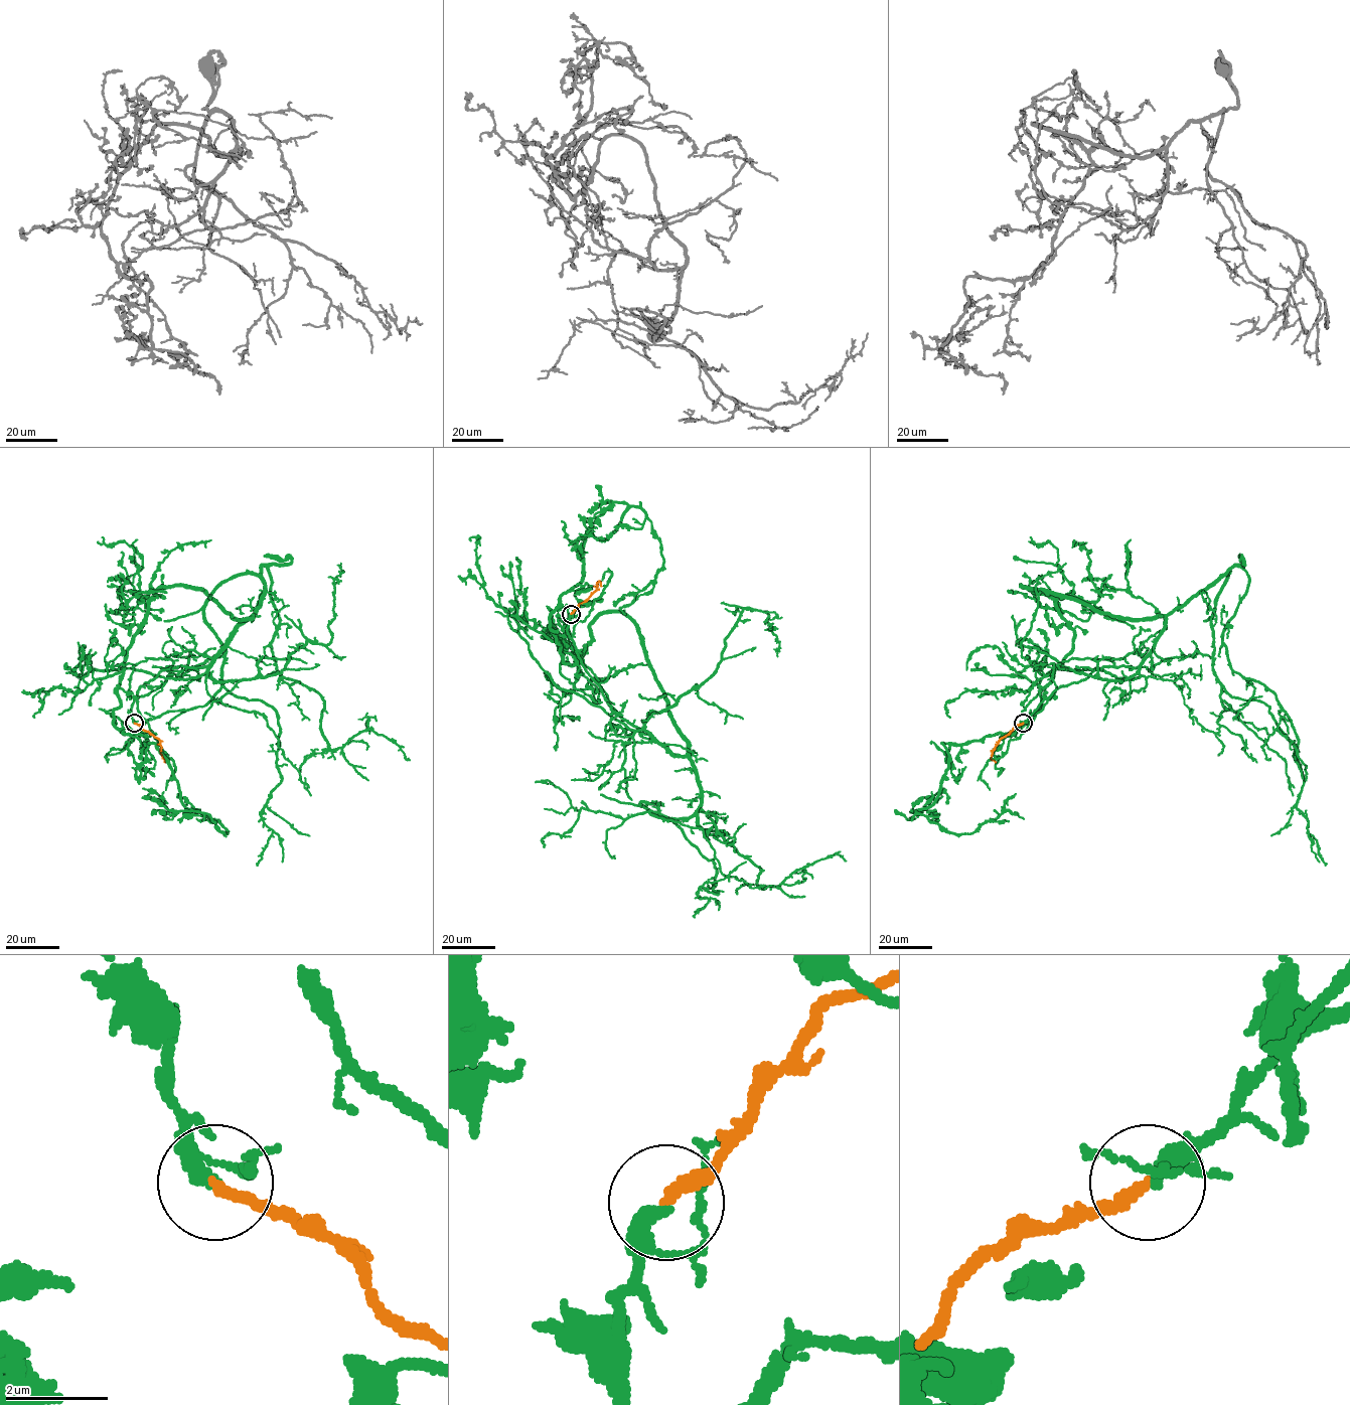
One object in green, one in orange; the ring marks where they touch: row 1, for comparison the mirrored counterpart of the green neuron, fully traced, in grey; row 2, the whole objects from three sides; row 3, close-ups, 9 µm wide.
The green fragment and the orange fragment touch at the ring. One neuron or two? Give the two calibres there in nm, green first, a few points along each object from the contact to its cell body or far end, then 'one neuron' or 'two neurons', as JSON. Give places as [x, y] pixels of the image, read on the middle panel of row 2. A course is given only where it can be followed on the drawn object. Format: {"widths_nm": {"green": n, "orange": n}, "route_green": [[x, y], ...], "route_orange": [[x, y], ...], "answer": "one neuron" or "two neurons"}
{"widths_nm": {"green": 260, "orange": 240}, "route_green": [[571, 614], [642, 730], [560, 688], [509, 614], [558, 644], [585, 535], [637, 506], [663, 564], [624, 614]], "route_orange": [[571, 614], [596, 589], [597, 583], [601, 586]], "answer": "one neuron"}

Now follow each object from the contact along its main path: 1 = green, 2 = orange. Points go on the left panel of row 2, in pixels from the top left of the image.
1: (134, 723), (145, 682), (206, 668), (72, 670), (122, 672), (113, 724), (228, 832), (188, 819)
2: (134, 723), (160, 741), (165, 762)

